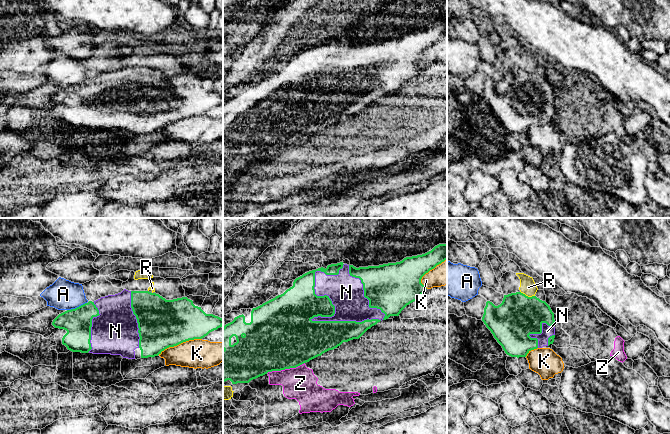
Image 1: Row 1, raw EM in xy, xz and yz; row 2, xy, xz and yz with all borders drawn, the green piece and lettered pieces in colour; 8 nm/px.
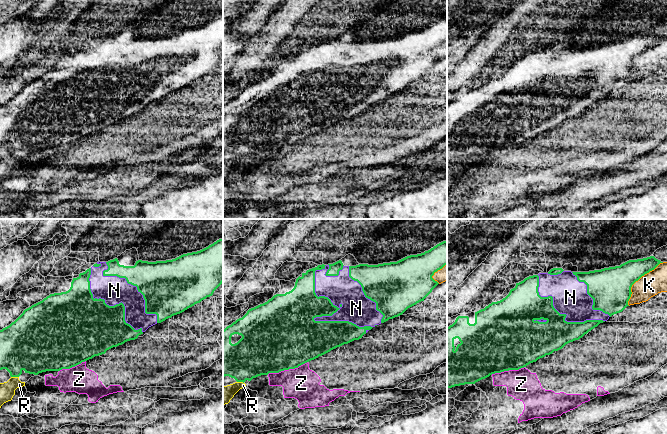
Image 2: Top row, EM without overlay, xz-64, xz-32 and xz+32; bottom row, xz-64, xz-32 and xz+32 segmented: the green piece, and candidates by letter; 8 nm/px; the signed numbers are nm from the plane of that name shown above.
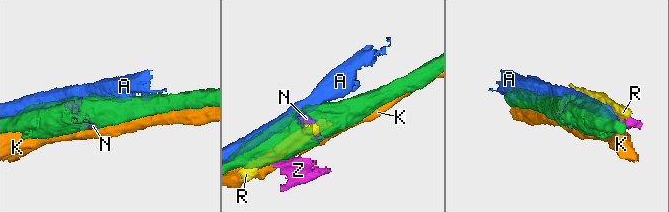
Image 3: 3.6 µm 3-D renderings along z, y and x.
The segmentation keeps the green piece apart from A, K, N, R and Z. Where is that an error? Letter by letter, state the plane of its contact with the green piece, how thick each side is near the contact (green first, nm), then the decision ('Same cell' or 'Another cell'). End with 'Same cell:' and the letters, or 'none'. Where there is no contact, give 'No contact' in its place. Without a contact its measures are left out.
A: Touches green in xy. Thickness 220 nm (green) against 240 nm. Another cell
K: Touches green in xy. Thickness 380 nm (green) against 240 nm. Another cell
N: Touches green in xz. Thickness 480 nm (green) against 130 nm. Same cell
R: Touches green in yz. Thickness 340 nm (green) against 130 nm. Another cell
Z: Touches green in xz. Thickness 500 nm (green) against 260 nm. Another cell
Same cell: N

